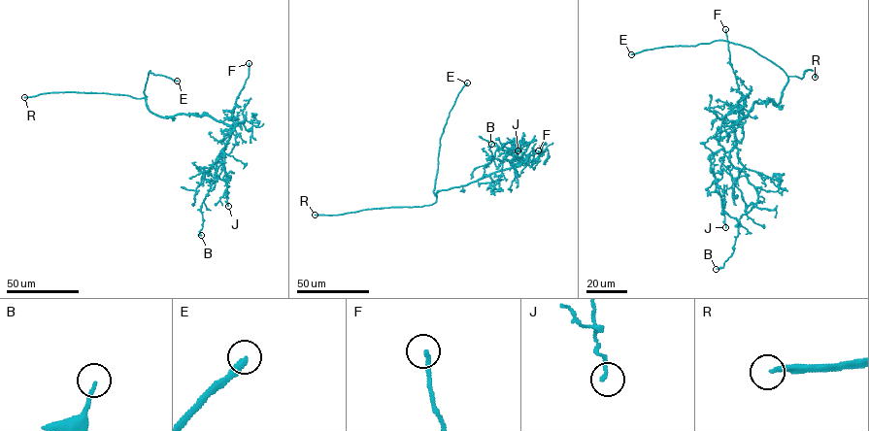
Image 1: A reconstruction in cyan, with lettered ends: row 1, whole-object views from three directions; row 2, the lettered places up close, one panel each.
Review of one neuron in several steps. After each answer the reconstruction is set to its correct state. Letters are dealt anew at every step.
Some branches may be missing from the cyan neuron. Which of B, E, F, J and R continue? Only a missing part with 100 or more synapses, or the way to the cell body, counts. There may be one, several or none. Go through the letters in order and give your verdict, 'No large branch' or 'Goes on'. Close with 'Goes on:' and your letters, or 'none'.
B: No large branch
E: Goes on
F: No large branch
J: No large branch
R: Goes on
Goes on: E, R

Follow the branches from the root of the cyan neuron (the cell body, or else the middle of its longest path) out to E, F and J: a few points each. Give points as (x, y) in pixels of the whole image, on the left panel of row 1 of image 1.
E: (193, 115), (162, 116), (149, 110), (144, 92), (149, 71), (177, 81)
F: (193, 115), (211, 116), (231, 125), (237, 96), (248, 77), (249, 63)
J: (193, 115), (211, 116), (231, 126), (231, 137), (220, 150), (229, 178), (228, 206)

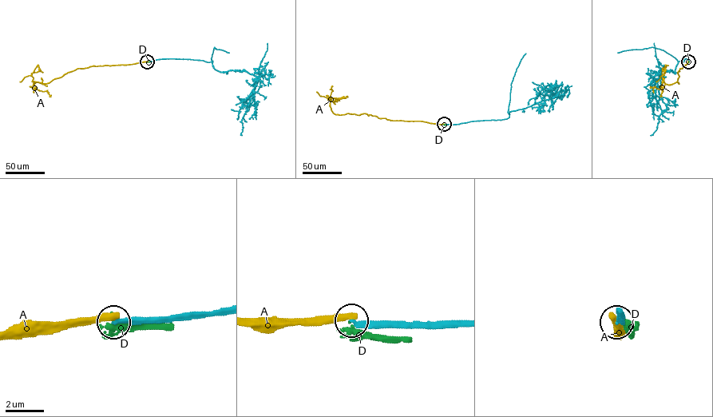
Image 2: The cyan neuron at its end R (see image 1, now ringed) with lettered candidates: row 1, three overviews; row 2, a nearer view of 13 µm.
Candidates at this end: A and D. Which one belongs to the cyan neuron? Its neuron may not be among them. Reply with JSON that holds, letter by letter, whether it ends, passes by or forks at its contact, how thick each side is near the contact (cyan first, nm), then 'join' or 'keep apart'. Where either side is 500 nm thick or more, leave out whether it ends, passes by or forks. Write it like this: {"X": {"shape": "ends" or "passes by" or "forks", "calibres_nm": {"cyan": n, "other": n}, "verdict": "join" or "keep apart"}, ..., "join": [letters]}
{"A": {"shape": "ends", "calibres_nm": {"cyan": 260, "other": 400}, "verdict": "keep apart"}, "D": {"calibres_nm": {"cyan": 300, "other": 500}, "verdict": "keep apart"}, "join": []}

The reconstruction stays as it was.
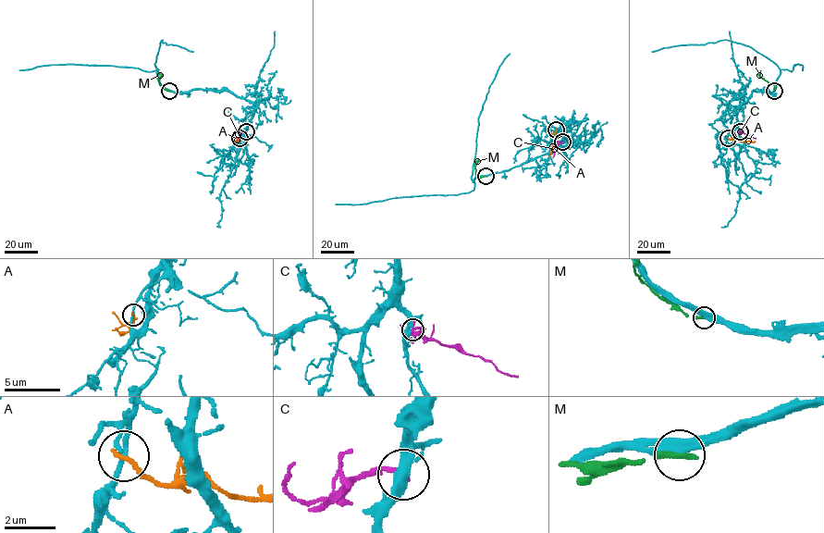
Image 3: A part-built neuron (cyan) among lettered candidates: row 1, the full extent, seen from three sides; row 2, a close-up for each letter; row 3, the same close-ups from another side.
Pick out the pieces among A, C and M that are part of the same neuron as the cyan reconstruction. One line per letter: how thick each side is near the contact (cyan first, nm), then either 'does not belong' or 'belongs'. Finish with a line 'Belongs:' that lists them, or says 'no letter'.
A: calibres 170 and 190 nm; does not belong
C: calibres 320 and 240 nm; belongs
M: calibres 360 and 300 nm; does not belong
Belongs: C

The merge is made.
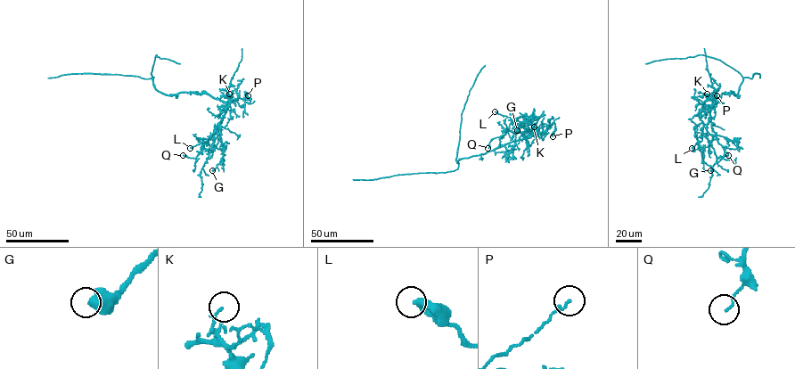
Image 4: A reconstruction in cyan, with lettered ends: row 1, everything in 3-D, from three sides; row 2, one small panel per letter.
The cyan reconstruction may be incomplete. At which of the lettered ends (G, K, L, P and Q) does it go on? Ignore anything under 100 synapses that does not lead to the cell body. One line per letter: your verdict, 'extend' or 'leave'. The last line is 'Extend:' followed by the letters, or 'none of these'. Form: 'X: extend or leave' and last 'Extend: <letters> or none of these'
G: leave
K: leave
L: leave
P: leave
Q: leave
Extend: none of these

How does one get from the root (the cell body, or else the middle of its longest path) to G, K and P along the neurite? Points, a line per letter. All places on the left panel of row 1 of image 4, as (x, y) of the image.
G: (193, 93), (209, 94), (227, 105), (218, 128), (223, 146), (223, 158), (212, 170)
K: (193, 93), (218, 99), (229, 94)
P: (193, 93), (209, 94), (225, 102), (240, 98), (249, 102), (248, 95)

